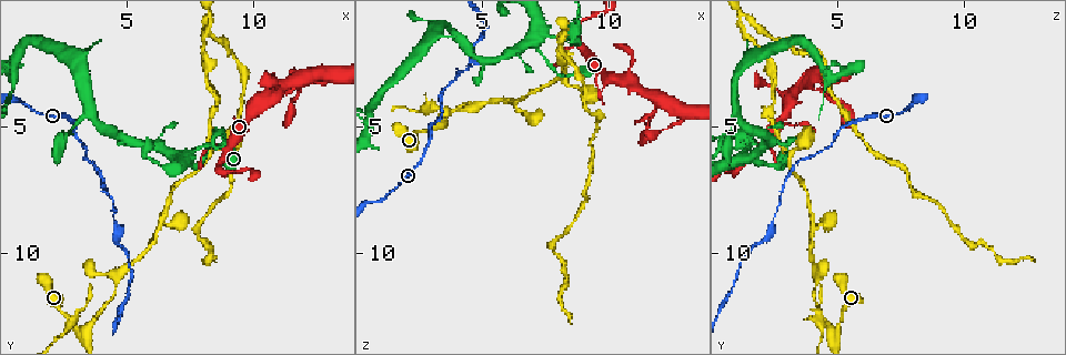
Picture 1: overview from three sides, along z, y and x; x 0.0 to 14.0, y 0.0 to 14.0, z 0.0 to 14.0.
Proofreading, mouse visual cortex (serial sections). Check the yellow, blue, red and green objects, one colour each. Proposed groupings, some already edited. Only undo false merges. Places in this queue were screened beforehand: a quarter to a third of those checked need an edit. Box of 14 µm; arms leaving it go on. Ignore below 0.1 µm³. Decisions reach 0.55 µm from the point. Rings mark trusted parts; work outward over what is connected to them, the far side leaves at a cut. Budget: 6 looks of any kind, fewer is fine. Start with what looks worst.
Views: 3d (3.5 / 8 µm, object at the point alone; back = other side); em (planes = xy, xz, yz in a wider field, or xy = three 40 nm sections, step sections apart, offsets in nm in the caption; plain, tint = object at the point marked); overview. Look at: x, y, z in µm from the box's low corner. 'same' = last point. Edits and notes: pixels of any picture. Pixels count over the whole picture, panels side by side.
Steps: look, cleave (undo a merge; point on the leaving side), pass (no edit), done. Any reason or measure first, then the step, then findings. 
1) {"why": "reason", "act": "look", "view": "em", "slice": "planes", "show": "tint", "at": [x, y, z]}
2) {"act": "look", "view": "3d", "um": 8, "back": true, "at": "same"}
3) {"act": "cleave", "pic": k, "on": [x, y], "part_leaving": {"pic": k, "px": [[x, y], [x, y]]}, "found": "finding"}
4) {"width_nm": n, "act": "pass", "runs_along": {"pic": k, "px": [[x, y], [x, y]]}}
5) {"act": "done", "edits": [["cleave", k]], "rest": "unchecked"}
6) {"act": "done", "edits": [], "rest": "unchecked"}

{"why": "sudden change in width", "act": "look", "view": "3d", "um": 3.5, "at": [8.4, 5.5, 1.5]}

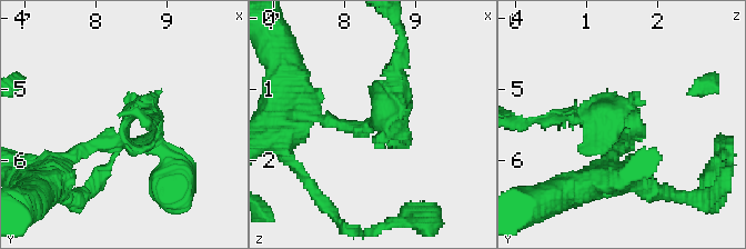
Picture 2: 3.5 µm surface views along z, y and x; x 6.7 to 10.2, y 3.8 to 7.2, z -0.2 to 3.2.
{"why": "shape alone is not enough", "act": "look", "view": "em", "slice": "planes", "show": "tint", "at": [8.40, 5.50, 1.45]}

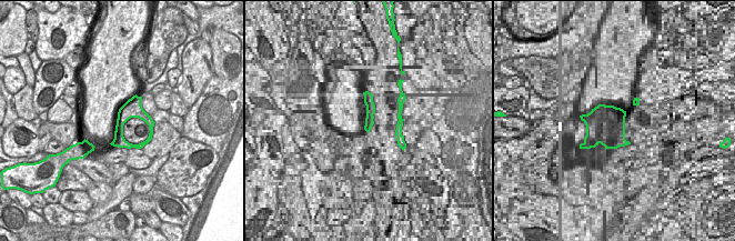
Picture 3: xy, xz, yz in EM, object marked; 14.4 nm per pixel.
{"act": "pass", "runs_along": {"pic": 3, "px": [[138, 99], [120, 121], [116, 143]]}, "found": "all the same cell"}

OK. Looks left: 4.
{"act": "look", "view": "3d", "um": 3.5, "at": [3.3, 13.2, 4.9]}

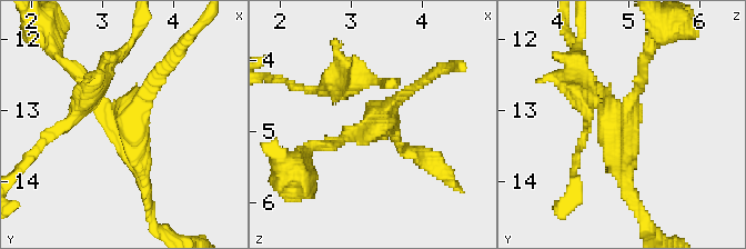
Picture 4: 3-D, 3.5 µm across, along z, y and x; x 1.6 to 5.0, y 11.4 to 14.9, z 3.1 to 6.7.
{"arms": 3, "arm_widths_nm": [150, 200, 200], "act": "look", "view": "em", "slice": "xy", "step": 5, "show": "tint", "at": [3.40, 13.20, 4.80]}

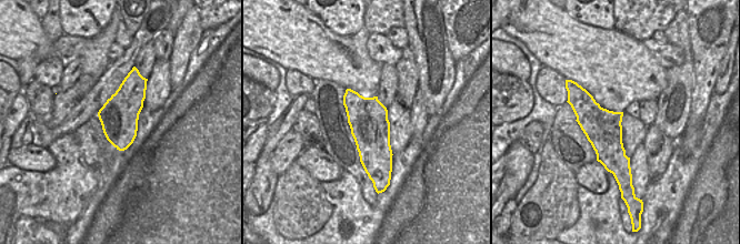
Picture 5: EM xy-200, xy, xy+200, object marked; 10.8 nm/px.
{"act": "pass", "runs_along": {"pic": 4, "px": [[331, 143], [365, 132], [413, 90]]}, "found": "continuous, no second cell"}

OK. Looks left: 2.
{"why": "thin neck", "act": "look", "view": "3d", "um": 8, "at": [5.1, 10.4, 1.2]}

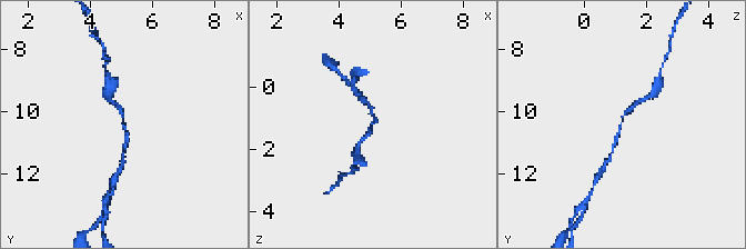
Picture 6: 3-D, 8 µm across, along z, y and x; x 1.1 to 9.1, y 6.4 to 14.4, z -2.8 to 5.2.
{"why": "shape alone is not enough", "act": "look", "view": "em", "slice": "xy", "step": 5, "show": "tint", "at": [5.0, 10.4, 1.2]}

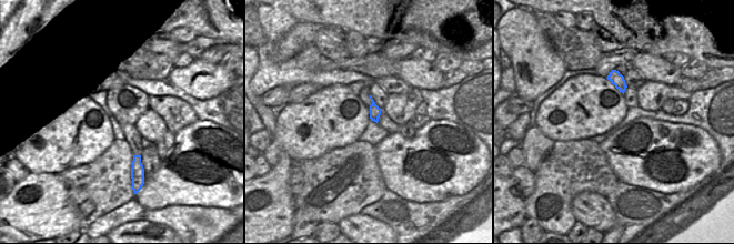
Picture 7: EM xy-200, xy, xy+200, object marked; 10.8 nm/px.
{"act": "cleave", "pic": 6, "on": [99, 220], "found": "a second cell is stuck on"}

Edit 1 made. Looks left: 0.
{"act": "done", "edits": [["cleave", 6]], "rest": "unchecked"}

